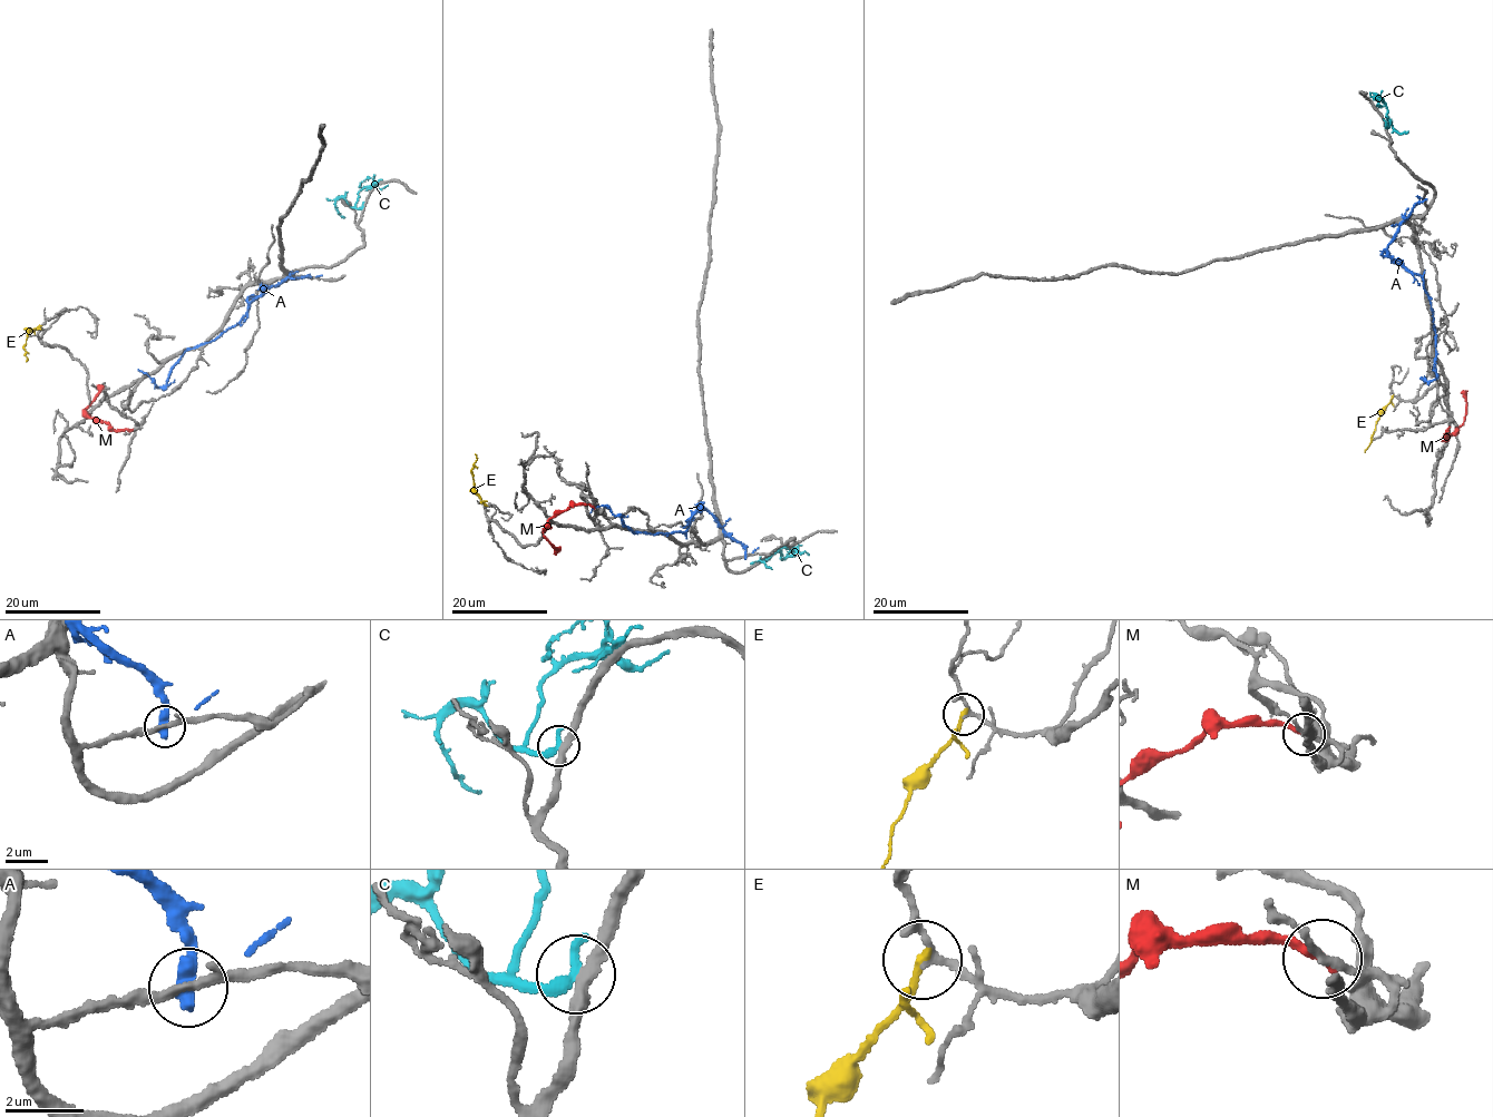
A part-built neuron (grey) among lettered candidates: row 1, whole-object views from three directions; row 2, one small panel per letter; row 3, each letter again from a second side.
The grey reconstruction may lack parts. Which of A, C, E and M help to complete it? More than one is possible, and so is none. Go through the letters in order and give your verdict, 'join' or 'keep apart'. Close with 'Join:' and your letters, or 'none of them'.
A: keep apart
C: keep apart
E: keep apart
M: keep apart
Join: none of them

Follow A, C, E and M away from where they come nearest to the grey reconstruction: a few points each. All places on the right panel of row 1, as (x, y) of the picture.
A: (1424, 199), (1386, 251), (1418, 274), (1431, 303), (1436, 375), (1427, 381), (1424, 375)
C: (1385, 124), (1387, 126), (1382, 90)
E: (1393, 397), (1381, 413), (1365, 452)
M: (1448, 428), (1445, 438), (1461, 425), (1467, 390)

